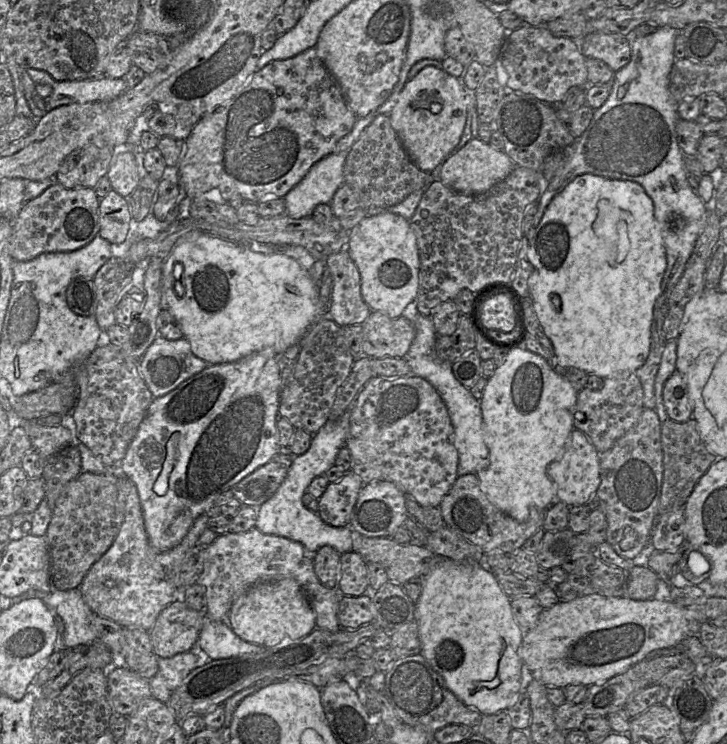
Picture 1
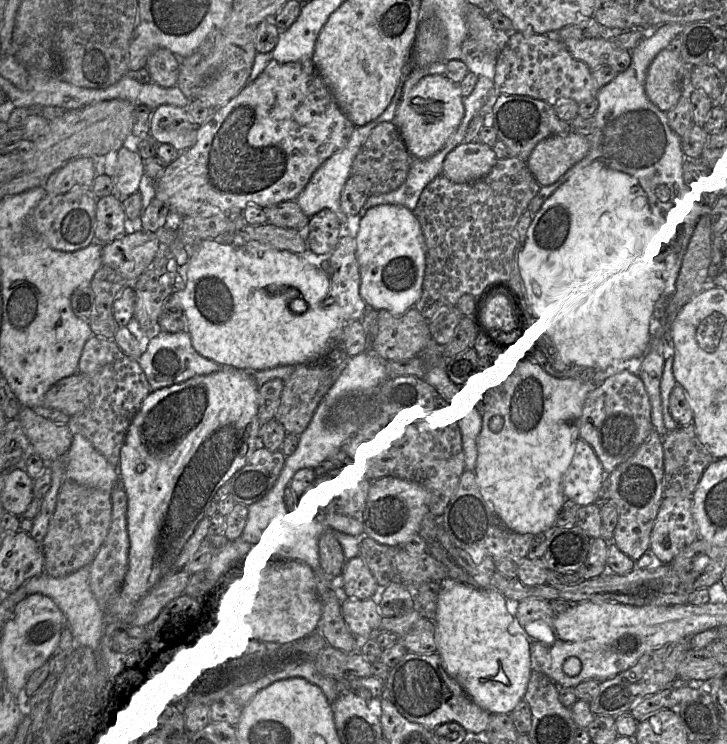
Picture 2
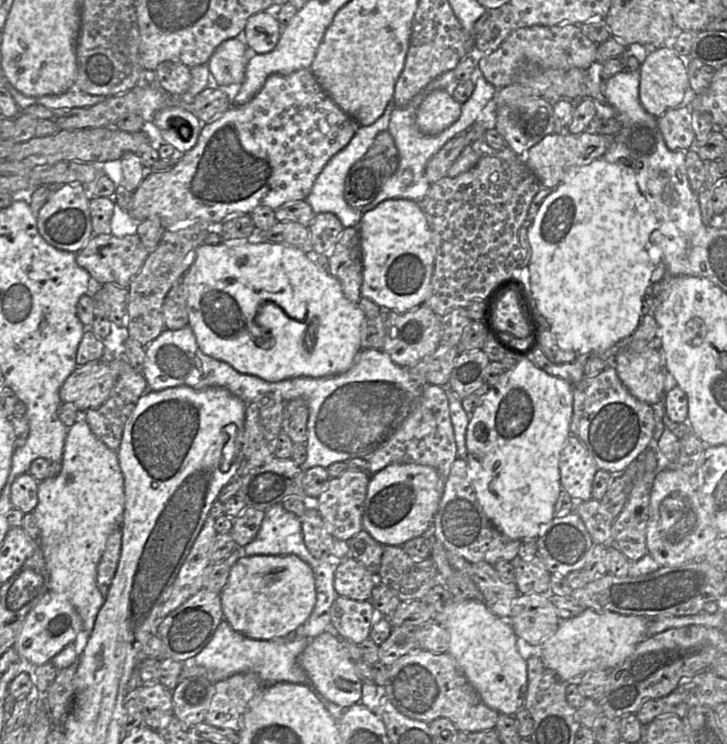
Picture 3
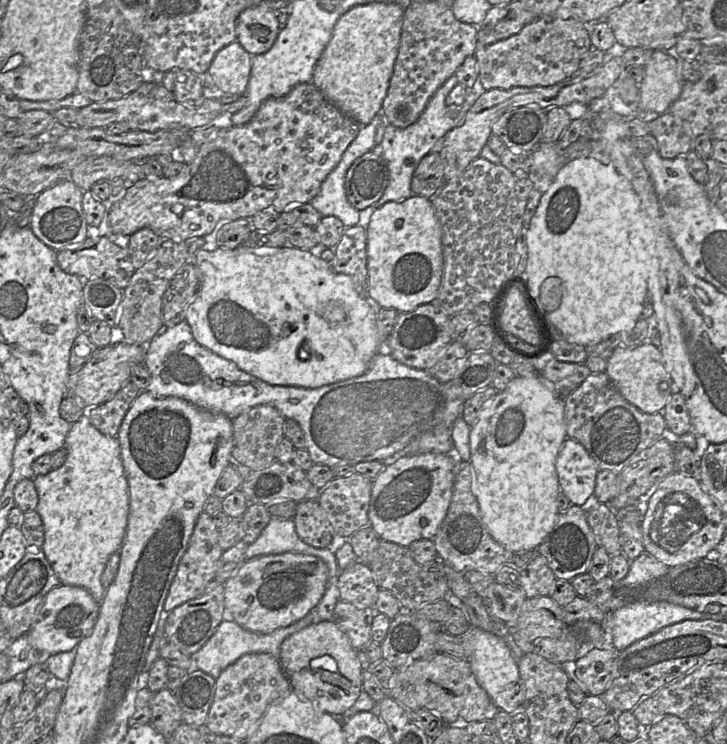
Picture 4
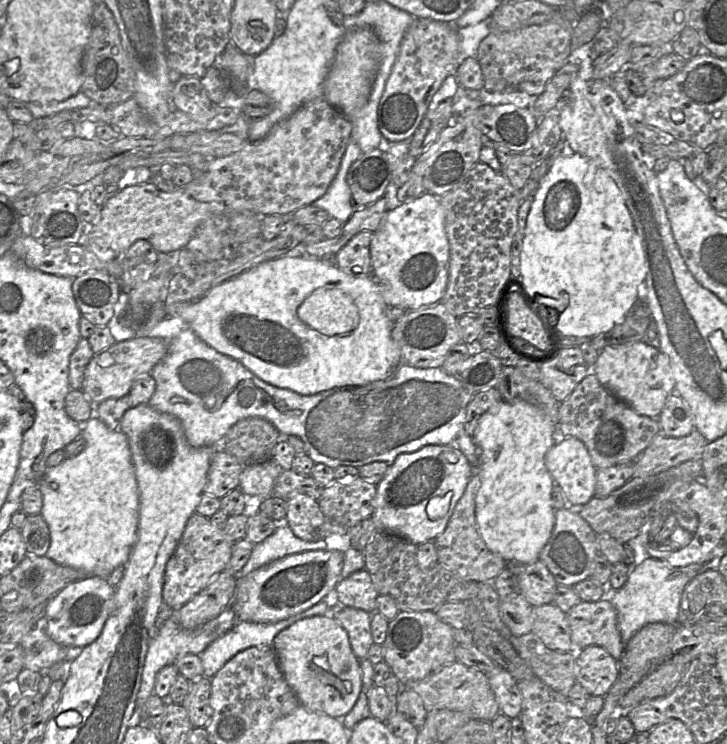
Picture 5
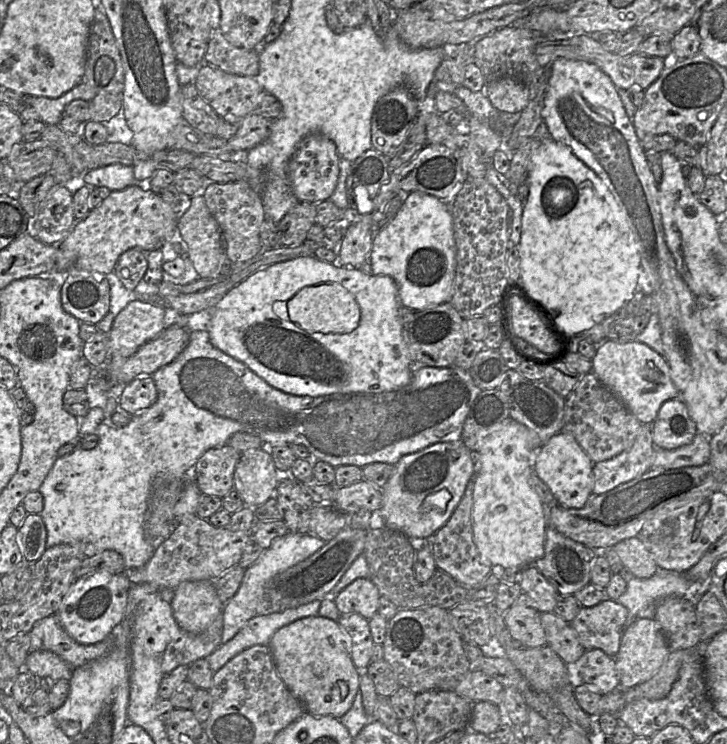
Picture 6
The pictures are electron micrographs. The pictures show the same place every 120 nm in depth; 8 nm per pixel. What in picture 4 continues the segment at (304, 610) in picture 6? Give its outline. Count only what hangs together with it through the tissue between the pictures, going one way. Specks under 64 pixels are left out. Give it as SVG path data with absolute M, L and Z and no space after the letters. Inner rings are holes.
M311 611L306 616L287 627L279 628L270 634L261 634L249 631L235 621L223 620L206 644L193 655L194 668L210 675L216 680L224 669L246 654L268 653L279 659L282 642L291 634L300 631L316 621L318 620L315 613Z

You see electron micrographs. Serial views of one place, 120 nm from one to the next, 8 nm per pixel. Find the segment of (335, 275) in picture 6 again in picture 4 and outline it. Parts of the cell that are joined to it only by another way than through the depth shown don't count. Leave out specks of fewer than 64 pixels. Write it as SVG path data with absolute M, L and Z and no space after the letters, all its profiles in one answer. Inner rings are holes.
M290 245L278 248L260 247L251 248L239 246L229 250L217 248L214 251L200 249L193 258L193 263L202 275L201 289L195 299L190 303L185 321L190 325L195 340L206 349L232 361L241 370L270 384L279 386L292 386L307 389L316 389L322 386L358 377L366 373L370 361L379 351L380 337L376 327L376 306L363 294L349 275L337 273L322 259L310 251L301 250ZM328 302L340 303L347 314L347 318L340 324L330 324L321 316L321 308Z

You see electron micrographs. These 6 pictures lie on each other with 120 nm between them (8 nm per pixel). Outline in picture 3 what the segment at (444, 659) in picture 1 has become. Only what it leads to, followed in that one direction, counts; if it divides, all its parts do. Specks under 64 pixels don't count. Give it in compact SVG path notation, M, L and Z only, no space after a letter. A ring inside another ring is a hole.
M462 600L453 601L448 606L444 628L449 633L448 653L459 664L484 703L499 713L515 716L525 704L528 676L527 661L518 652L517 636L510 622L493 614L482 601Z

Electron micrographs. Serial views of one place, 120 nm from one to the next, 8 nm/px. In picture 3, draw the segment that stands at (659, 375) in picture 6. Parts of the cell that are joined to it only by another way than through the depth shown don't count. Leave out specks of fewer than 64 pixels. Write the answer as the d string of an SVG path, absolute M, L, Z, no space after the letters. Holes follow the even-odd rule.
M647 348L642 352L622 350L615 357L614 368L636 399L651 406L662 401L667 370L665 358L657 349Z

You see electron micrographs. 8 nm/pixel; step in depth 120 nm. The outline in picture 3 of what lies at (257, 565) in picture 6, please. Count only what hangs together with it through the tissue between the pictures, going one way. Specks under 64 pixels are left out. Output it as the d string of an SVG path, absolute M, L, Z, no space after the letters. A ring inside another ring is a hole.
M282 503L265 511L265 517L255 539L243 547L243 555L296 555L310 566L317 560L304 543L301 519L287 511Z

